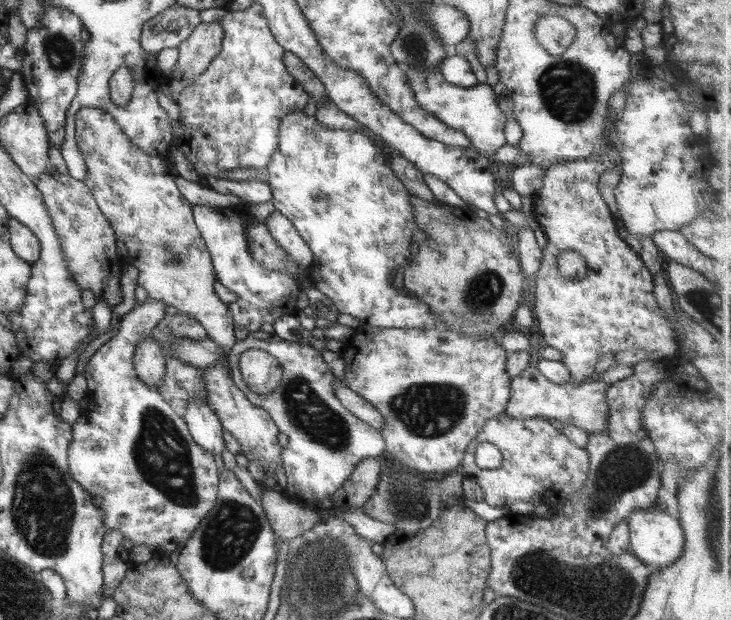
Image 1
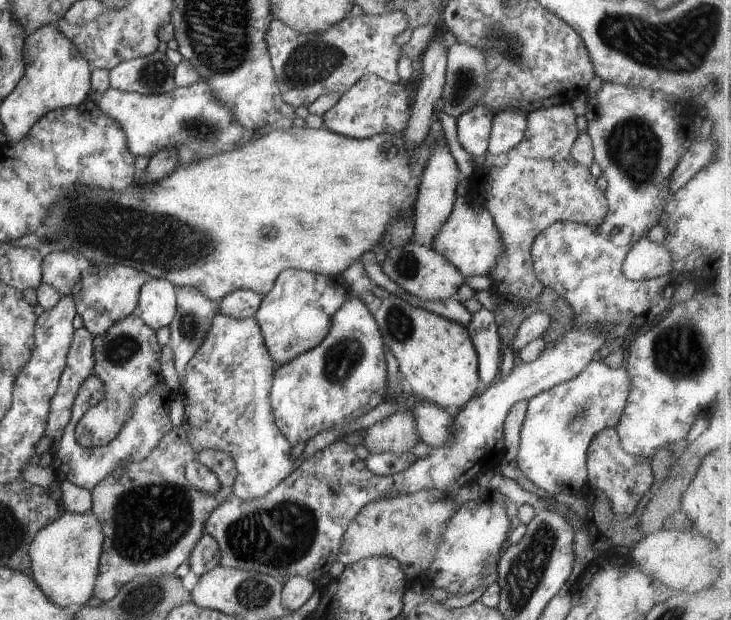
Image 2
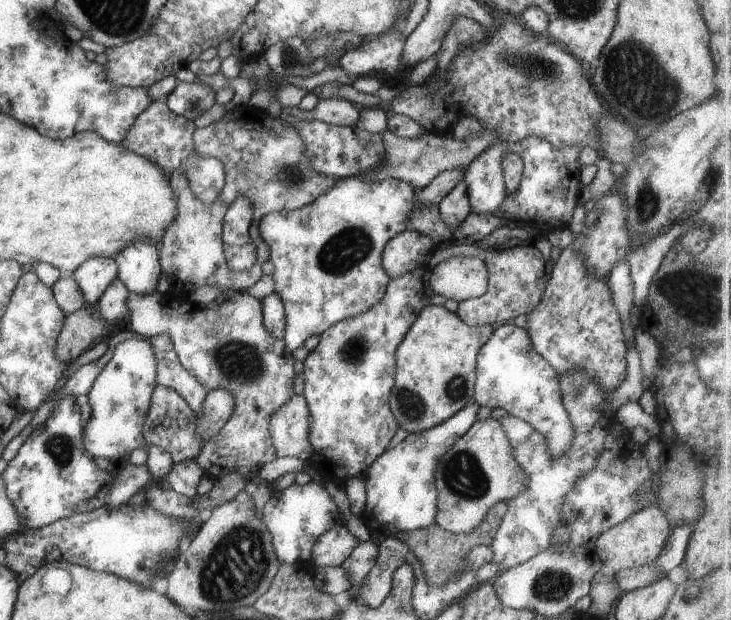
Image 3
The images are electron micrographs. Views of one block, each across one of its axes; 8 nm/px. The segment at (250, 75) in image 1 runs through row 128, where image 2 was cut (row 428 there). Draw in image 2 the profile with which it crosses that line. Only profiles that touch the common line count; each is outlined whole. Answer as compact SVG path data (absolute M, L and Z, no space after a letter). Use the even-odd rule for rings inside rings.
M216 313L212 318L210 330L198 352L186 366L186 378L179 390L184 404L186 421L183 429L194 453L204 449L229 452L236 464L237 476L232 484L232 495L239 500L253 500L266 496L295 470L291 458L293 445L280 432L276 425L270 404L270 390L273 384L276 364L270 358L264 345L259 325L254 317L236 319Z

